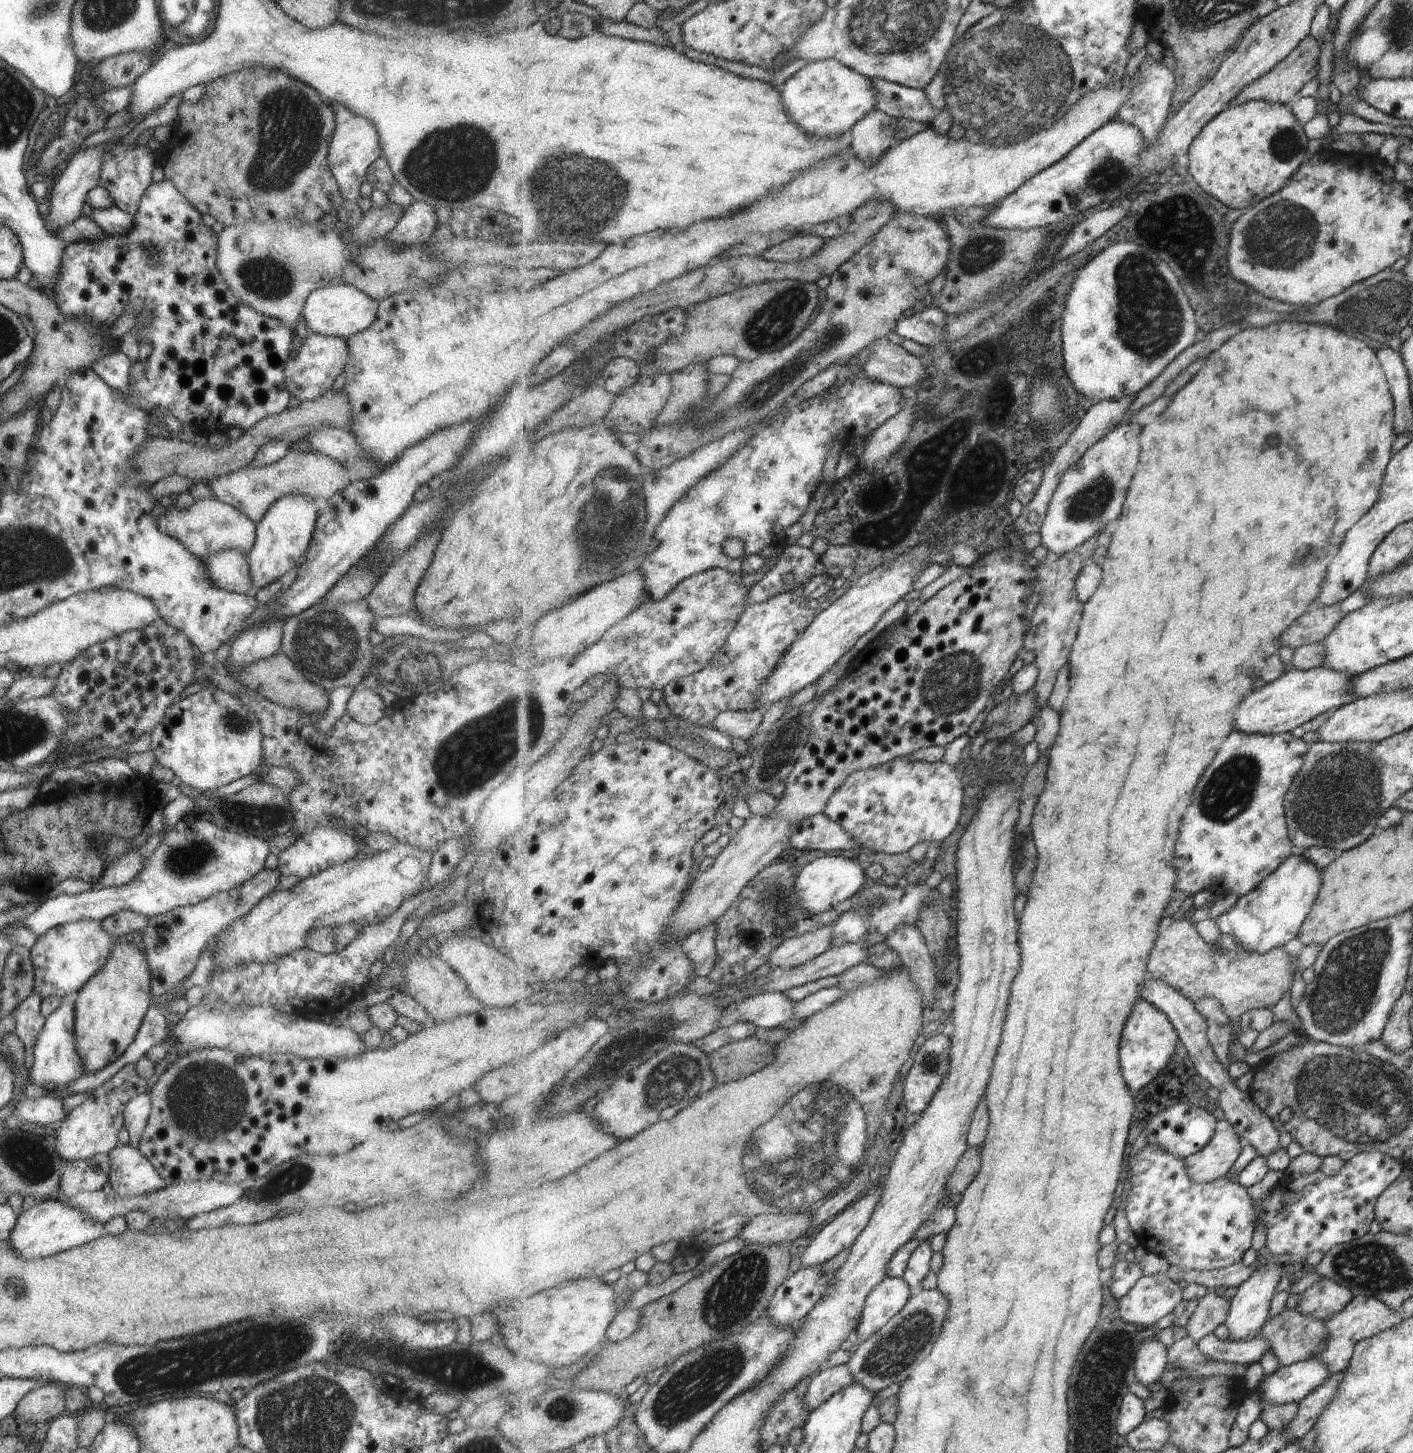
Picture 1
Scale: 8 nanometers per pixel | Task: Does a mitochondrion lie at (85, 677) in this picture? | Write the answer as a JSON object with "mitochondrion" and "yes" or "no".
{"mitochondrion":"no"}

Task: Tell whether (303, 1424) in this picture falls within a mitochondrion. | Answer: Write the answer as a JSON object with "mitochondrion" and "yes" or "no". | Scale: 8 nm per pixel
{"mitochondrion":"yes"}

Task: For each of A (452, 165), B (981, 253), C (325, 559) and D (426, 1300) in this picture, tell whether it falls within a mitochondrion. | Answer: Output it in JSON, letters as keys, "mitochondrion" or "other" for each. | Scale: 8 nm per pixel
{"A":"mitochondrion","B":"mitochondrion","C":"other","D":"other"}

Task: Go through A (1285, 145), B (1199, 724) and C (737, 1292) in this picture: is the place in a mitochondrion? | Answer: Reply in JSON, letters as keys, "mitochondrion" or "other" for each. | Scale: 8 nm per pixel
{"A":"mitochondrion","B":"other","C":"mitochondrion"}

